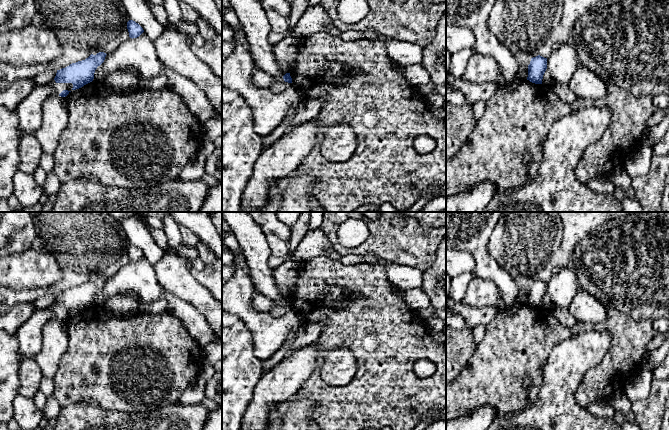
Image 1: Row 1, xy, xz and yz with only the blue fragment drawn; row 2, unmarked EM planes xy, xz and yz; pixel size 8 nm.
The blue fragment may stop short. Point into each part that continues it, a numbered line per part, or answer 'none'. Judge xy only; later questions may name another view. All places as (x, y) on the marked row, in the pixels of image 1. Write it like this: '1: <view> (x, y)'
1: xy (29, 111)

